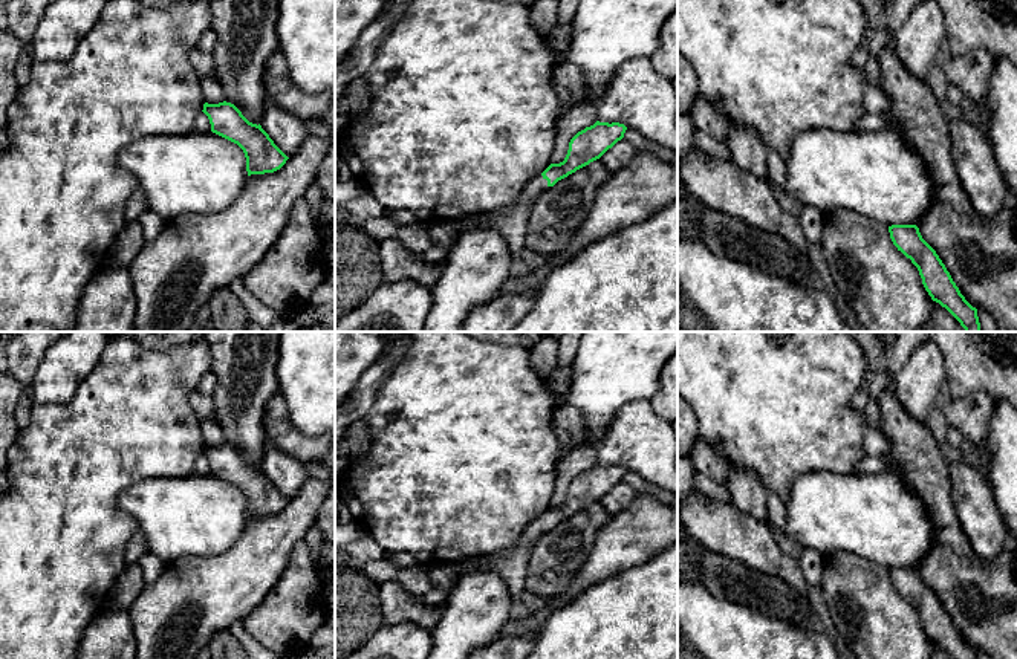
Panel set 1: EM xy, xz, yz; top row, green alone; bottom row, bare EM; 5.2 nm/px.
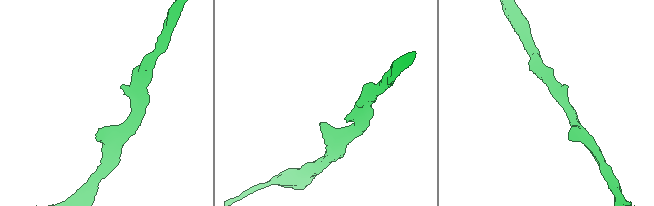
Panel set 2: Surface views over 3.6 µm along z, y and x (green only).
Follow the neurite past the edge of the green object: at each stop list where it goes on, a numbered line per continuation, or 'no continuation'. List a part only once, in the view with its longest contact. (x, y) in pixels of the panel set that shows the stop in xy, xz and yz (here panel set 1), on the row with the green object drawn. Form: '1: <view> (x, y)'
1: xz (537, 185)

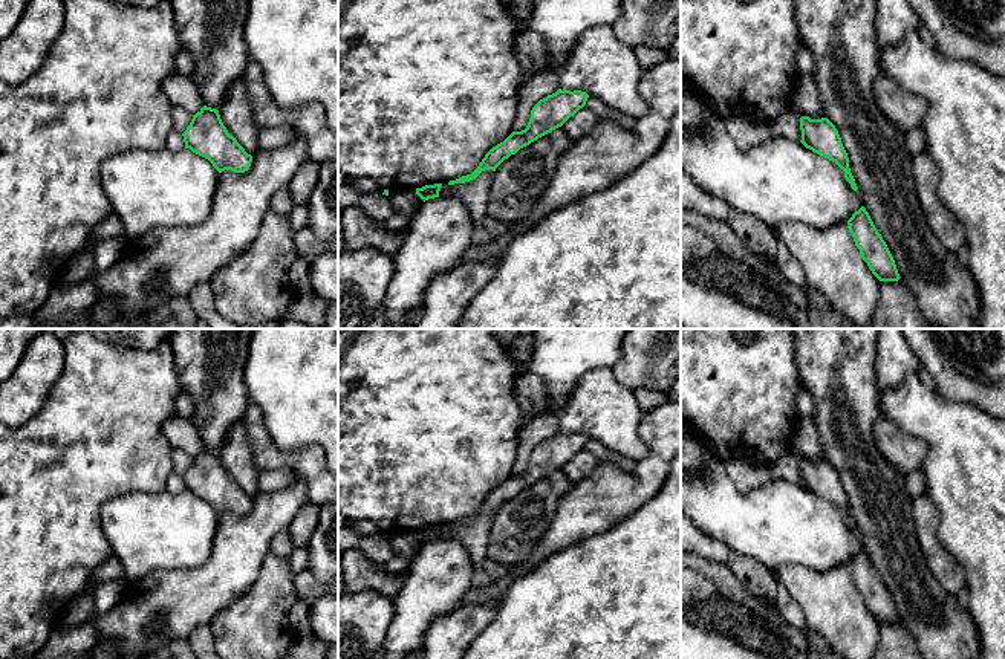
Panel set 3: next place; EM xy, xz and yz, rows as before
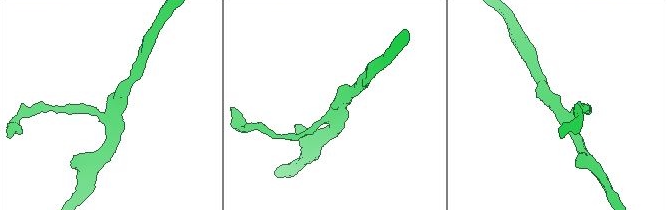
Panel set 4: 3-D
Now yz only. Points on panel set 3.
no continuation

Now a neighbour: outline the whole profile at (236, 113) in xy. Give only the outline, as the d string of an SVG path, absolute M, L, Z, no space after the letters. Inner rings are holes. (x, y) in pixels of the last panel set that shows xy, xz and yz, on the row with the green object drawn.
M242 76L231 84L219 107L219 115L228 133L237 139L248 154L254 156L259 150L257 125L252 121L252 110Z

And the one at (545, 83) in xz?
M545 67L535 76L532 76L519 92L517 116L512 124L512 131L522 131L526 128L532 107L548 95L555 93L560 89L560 72L551 67Z

